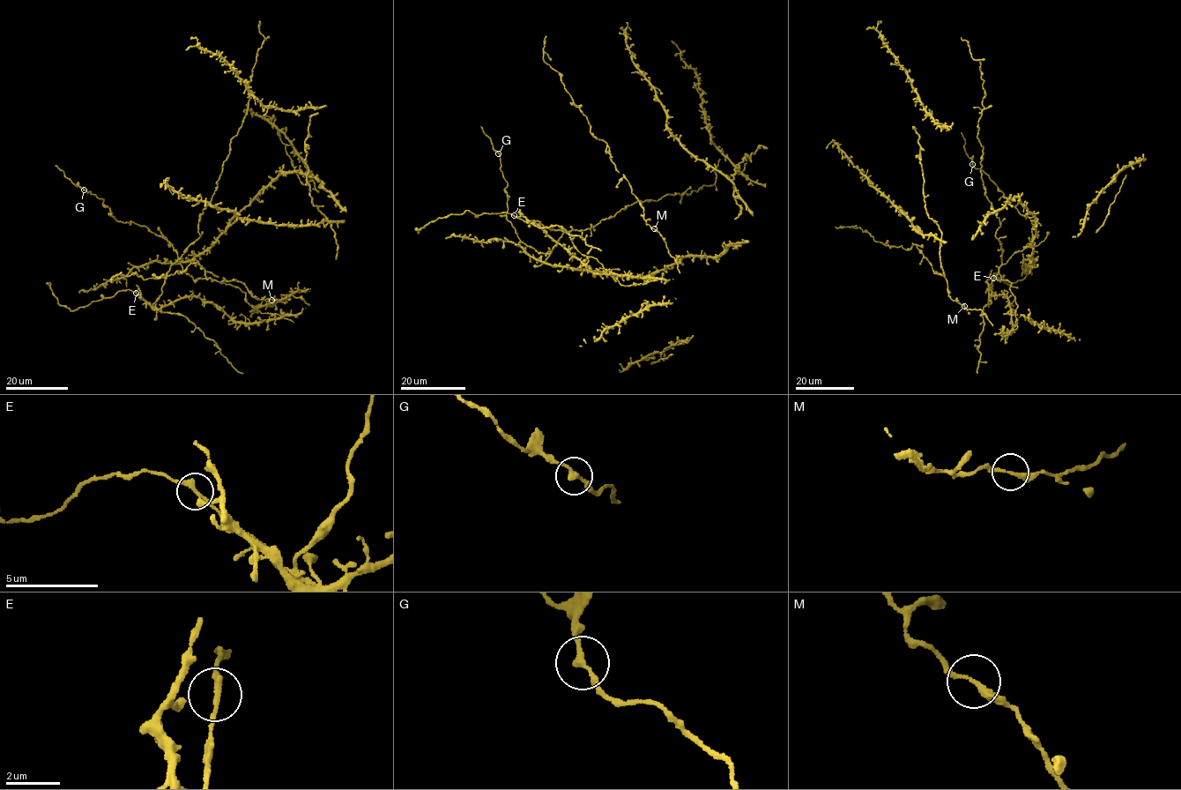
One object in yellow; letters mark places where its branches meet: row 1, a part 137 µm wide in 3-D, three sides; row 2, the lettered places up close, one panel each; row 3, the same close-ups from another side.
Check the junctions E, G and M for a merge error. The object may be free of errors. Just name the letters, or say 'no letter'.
no letter

